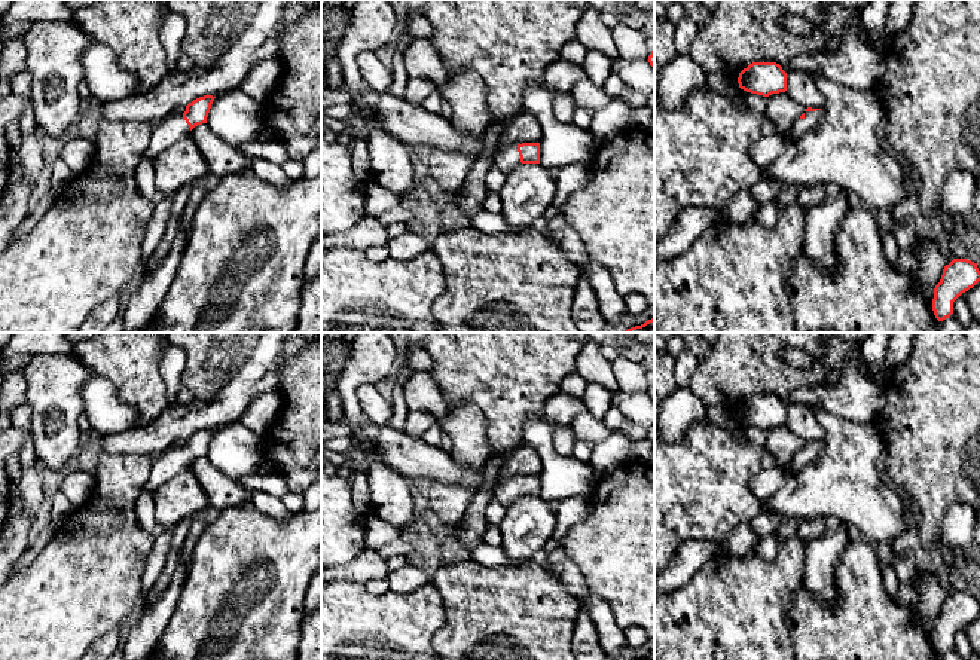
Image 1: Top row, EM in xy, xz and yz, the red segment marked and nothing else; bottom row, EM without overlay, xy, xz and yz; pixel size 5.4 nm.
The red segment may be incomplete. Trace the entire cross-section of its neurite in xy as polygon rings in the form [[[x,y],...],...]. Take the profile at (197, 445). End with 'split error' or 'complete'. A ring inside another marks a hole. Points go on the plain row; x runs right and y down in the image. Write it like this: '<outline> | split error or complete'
[[[213,428],[199,430],[186,439],[184,446],[171,446],[159,453],[152,462],[146,489],[155,492],[180,471],[189,468],[195,459],[207,456],[214,431]]] | split error

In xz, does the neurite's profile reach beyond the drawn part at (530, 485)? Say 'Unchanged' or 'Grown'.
Grown

